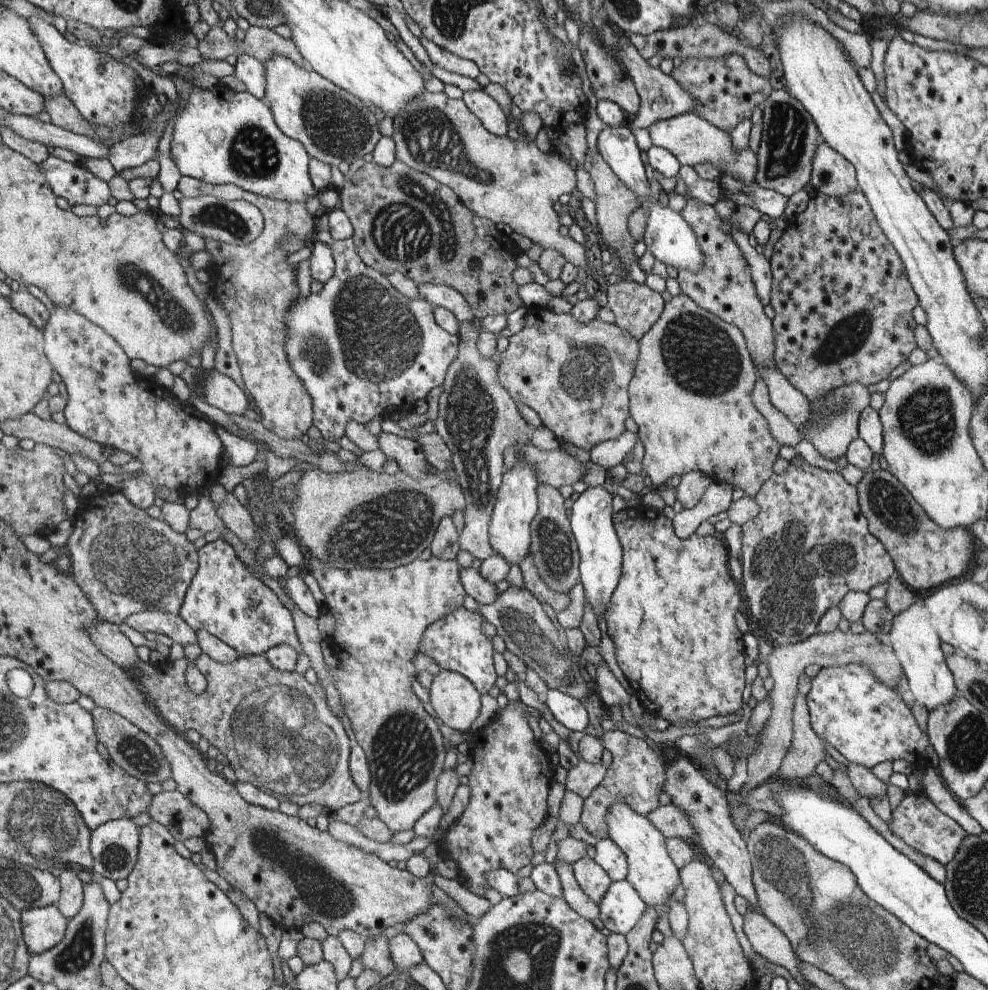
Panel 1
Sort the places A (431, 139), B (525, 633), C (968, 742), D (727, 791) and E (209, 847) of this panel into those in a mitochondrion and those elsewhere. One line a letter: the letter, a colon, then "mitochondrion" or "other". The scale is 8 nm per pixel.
A: mitochondrion
B: mitochondrion
C: mitochondrion
D: other
E: other

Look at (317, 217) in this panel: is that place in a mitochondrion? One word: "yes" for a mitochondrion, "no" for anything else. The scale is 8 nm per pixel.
no

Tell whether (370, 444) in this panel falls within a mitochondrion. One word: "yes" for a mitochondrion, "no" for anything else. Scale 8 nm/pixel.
no

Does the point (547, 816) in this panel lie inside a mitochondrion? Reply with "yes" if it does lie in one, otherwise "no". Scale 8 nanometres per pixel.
no

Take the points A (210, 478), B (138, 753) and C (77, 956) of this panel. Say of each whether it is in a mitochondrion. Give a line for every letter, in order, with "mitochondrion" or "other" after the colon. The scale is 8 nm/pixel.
A: other
B: mitochondrion
C: mitochondrion

